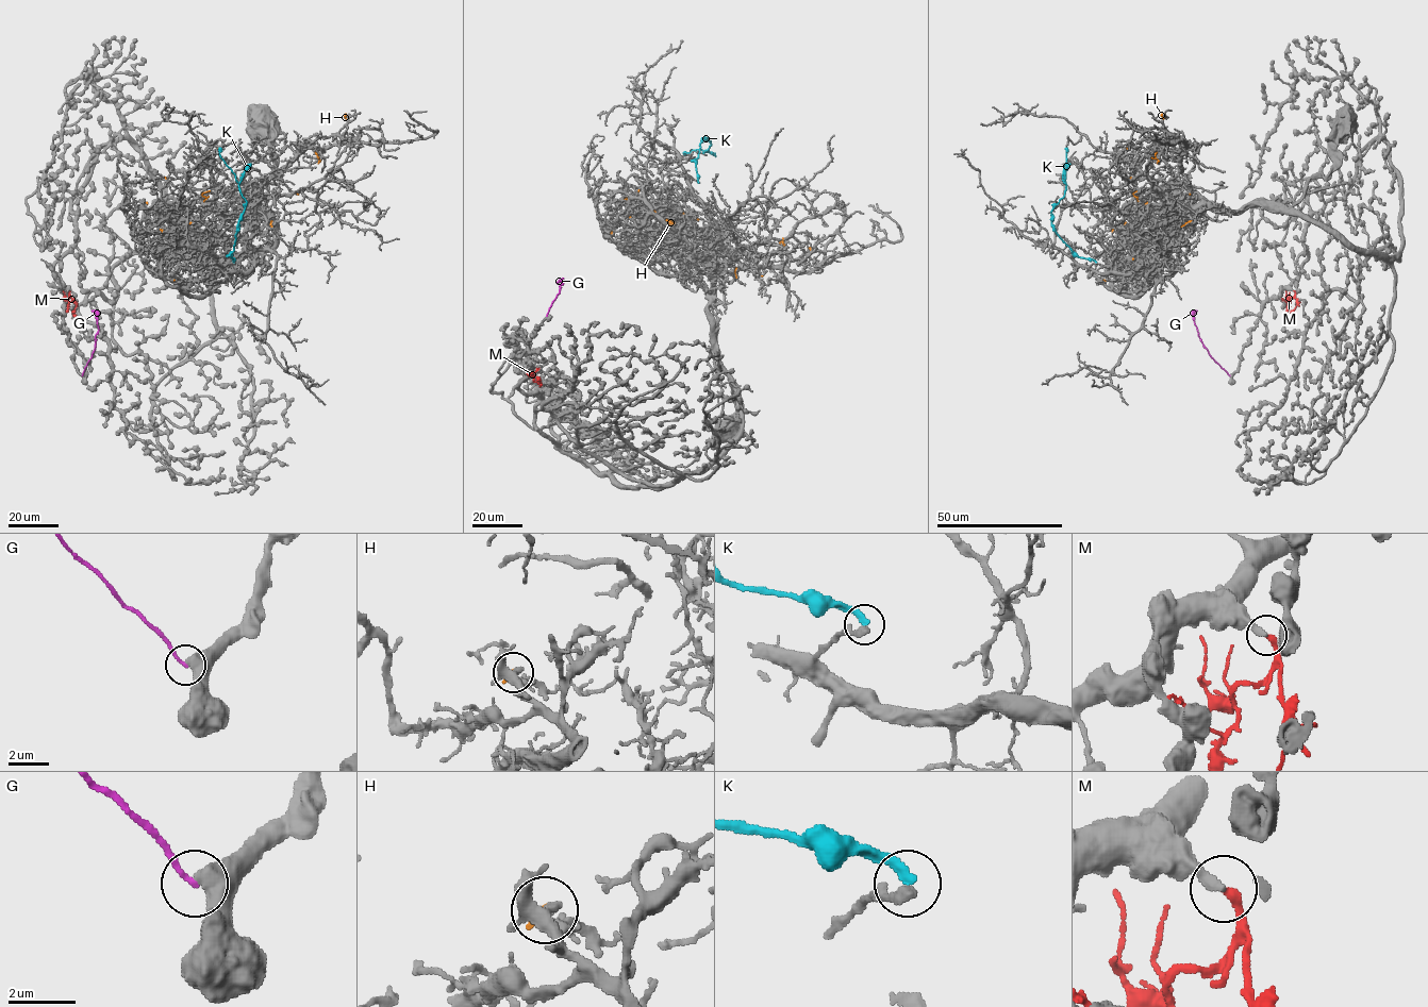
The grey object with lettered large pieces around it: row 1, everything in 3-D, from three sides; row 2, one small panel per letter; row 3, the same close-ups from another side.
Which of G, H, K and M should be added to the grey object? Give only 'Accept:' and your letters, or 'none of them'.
Accept: none of them

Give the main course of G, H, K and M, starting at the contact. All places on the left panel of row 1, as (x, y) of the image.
G: (82, 375), (99, 329), (96, 314), (90, 311)
H: (191, 222), (205, 197), (201, 194), (210, 190), (218, 149), (315, 152), (346, 113)
K: (234, 263), (231, 253), (246, 202), (235, 174), (220, 156), (220, 148)
M: (69, 290), (76, 304), (76, 315)

